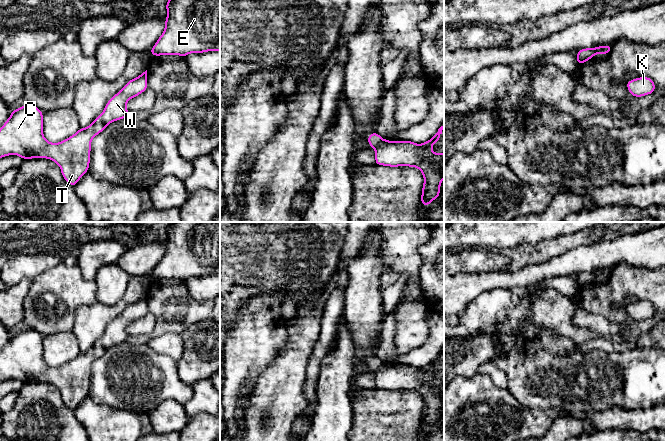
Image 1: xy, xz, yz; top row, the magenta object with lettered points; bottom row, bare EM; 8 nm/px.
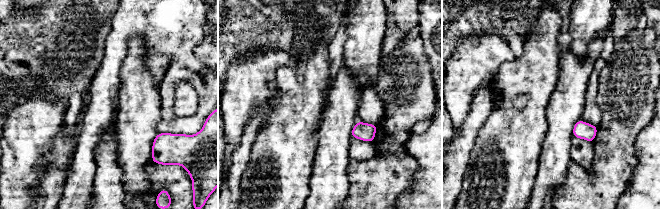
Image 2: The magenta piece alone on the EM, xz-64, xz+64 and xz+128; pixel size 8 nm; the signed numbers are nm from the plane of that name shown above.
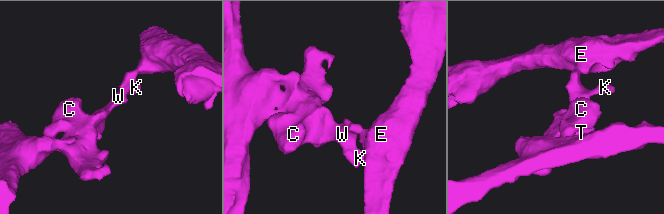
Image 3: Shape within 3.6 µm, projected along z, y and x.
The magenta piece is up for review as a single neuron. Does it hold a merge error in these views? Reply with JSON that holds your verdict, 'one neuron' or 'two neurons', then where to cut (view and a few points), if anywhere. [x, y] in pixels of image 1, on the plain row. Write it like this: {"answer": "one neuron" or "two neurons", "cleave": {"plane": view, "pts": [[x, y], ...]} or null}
{"answer": "two neurons", "cleave": {"plane": "xz", "pts": [[383, 363], [374, 372]]}}

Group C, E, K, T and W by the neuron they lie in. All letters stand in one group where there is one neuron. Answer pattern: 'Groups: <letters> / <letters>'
Groups: C K T W / E

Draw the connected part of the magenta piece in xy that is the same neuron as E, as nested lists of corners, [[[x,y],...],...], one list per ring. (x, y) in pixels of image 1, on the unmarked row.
[[[170,222],[165,253],[151,273],[153,280],[220,275],[220,222]]]

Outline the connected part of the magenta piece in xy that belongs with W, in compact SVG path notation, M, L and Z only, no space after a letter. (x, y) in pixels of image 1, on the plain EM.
M147 294L138 301L131 303L113 321L111 321L103 336L86 352L80 352L69 362L58 366L48 366L43 359L43 336L32 329L24 329L11 336L10 341L0 352L0 382L10 379L20 380L23 384L46 382L59 389L65 405L75 410L81 401L88 396L92 363L100 358L110 347L131 340L126 332L127 326L148 313Z

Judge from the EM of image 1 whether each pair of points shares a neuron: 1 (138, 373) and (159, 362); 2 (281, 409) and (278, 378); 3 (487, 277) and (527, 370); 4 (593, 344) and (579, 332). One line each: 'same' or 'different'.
1: same
2: same
3: different
4: different

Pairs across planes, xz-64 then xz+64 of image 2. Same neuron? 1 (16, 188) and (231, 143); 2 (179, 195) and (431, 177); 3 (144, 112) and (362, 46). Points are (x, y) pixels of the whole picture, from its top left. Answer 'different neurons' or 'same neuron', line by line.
1: same neuron
2: different neurons
3: same neuron

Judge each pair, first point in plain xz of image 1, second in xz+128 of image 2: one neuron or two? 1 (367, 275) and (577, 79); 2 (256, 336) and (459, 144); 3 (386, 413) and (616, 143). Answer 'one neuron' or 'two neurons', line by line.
1: two neurons
2: two neurons
3: one neuron

